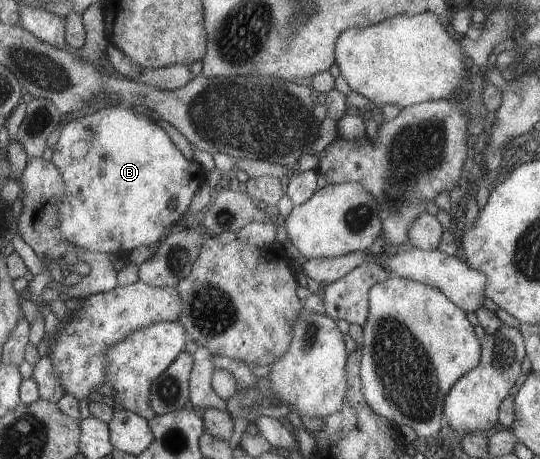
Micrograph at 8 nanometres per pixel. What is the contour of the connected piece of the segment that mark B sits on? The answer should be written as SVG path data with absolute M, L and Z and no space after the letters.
M120 104L62 125L52 154L53 164L62 174L67 189L59 204L61 236L89 253L121 255L140 245L156 246L166 227L176 223L186 211L204 180L202 168L194 160L186 160L158 124Z

